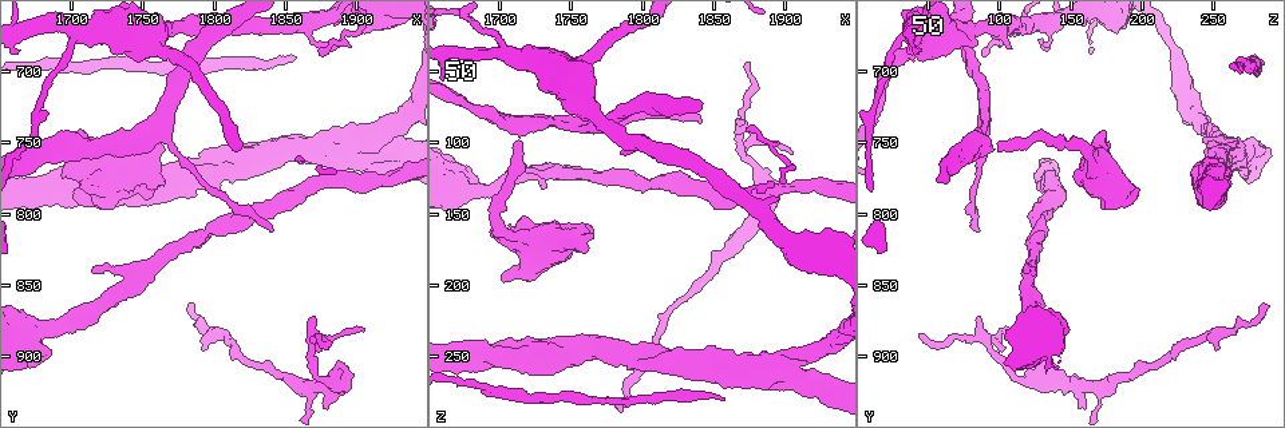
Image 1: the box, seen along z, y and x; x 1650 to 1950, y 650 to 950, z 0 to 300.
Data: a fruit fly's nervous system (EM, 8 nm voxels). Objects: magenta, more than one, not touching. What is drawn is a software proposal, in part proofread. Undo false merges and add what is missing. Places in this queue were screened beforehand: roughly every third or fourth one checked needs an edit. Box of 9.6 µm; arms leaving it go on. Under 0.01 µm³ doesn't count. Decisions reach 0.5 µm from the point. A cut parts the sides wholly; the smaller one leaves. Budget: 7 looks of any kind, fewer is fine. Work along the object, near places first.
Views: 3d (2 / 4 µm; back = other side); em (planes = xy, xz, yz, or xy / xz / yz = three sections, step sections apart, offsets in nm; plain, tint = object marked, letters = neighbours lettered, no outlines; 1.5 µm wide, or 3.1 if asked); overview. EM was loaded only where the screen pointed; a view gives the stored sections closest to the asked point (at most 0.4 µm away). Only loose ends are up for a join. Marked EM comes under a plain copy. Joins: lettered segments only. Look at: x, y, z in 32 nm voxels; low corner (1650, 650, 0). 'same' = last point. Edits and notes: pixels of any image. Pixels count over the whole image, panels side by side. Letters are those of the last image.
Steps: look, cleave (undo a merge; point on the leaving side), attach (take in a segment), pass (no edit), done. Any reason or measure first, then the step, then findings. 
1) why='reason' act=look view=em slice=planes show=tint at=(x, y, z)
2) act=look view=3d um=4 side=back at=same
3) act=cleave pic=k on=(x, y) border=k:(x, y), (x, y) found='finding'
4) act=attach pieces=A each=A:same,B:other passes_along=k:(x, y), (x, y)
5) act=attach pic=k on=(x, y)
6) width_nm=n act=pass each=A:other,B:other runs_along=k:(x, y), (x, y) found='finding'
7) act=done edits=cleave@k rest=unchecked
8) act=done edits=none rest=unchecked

why='three arms meet' act=look view=3d um=4 at=(1918, 758, 270)

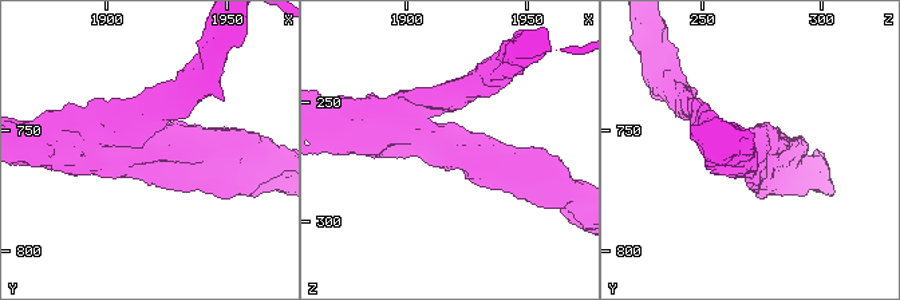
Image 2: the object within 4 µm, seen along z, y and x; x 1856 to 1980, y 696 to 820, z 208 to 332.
why='shape alone is not enough' act=look view=em slice=planes show=letters at=(1919, 757, 271)

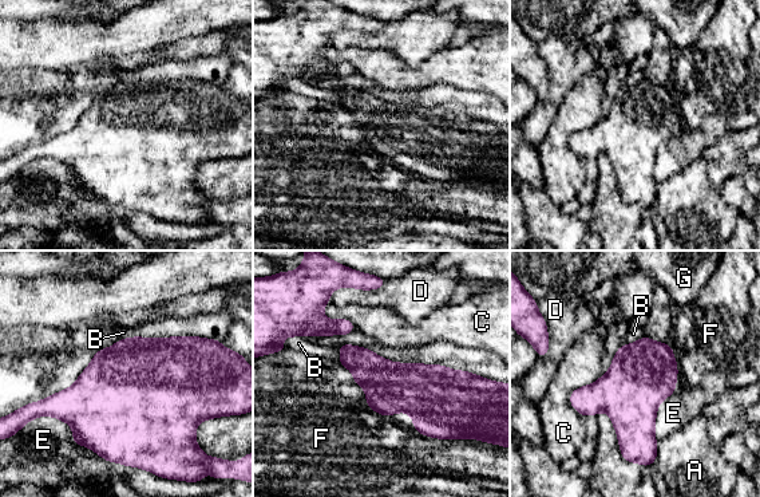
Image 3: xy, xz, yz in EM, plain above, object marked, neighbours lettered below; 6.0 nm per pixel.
act=pass each=A:other,B:other,C:other,D:other,E:other,F:other,G:other border=3:(39, 415), (63, 419), (99, 456) found='all the same cell'

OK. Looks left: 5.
why='tapers out' act=look view=em slice=planes show=letters at=(1874, 886, 44)

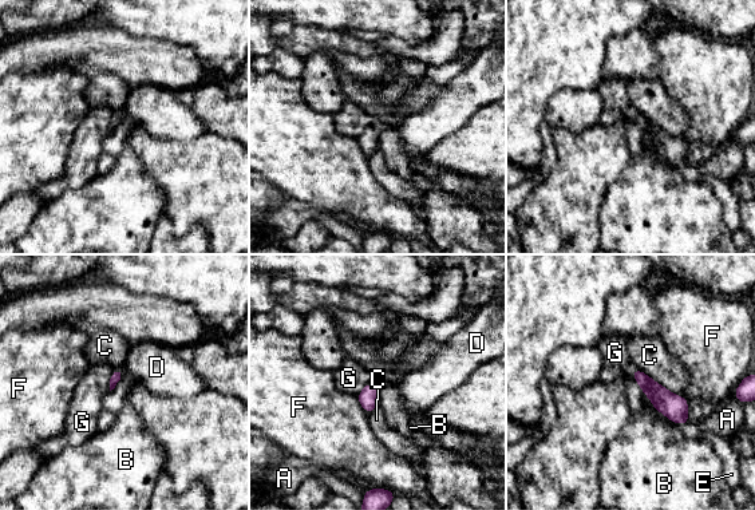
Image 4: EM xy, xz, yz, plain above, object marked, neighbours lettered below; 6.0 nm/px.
act=pass each=A:other,B:other,C:other,D:other,E:other,F:other,G:other runs_along=4:(635, 372), (684, 419) found='none of them fits'

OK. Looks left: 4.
why='four-way junction' act=look view=em slice=planes show=letters at=(1714, 756, 90)

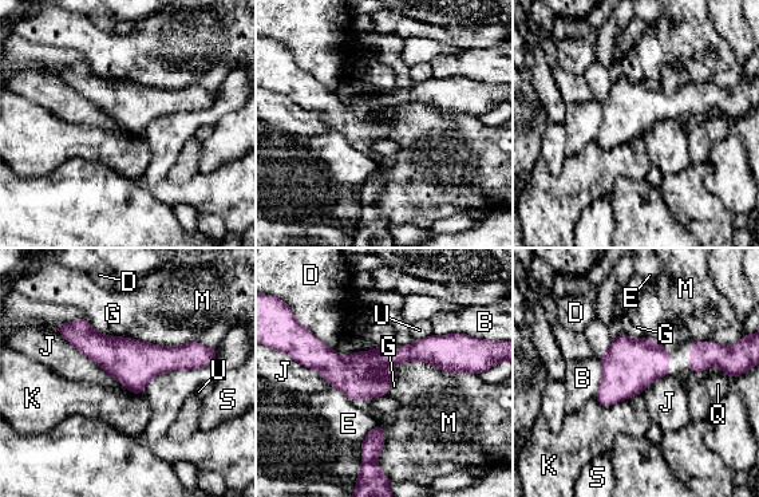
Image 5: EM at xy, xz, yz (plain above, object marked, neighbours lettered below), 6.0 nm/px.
longest_contact=J:600nm act=pass each=B:other,D:other,E:other,G:other,J:other,K:other,M:other,Q:other,S:other,U:other border=5:(55, 328), (133, 394) found='all the same cell'

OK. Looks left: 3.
act=done edits=none rest=unchecked

